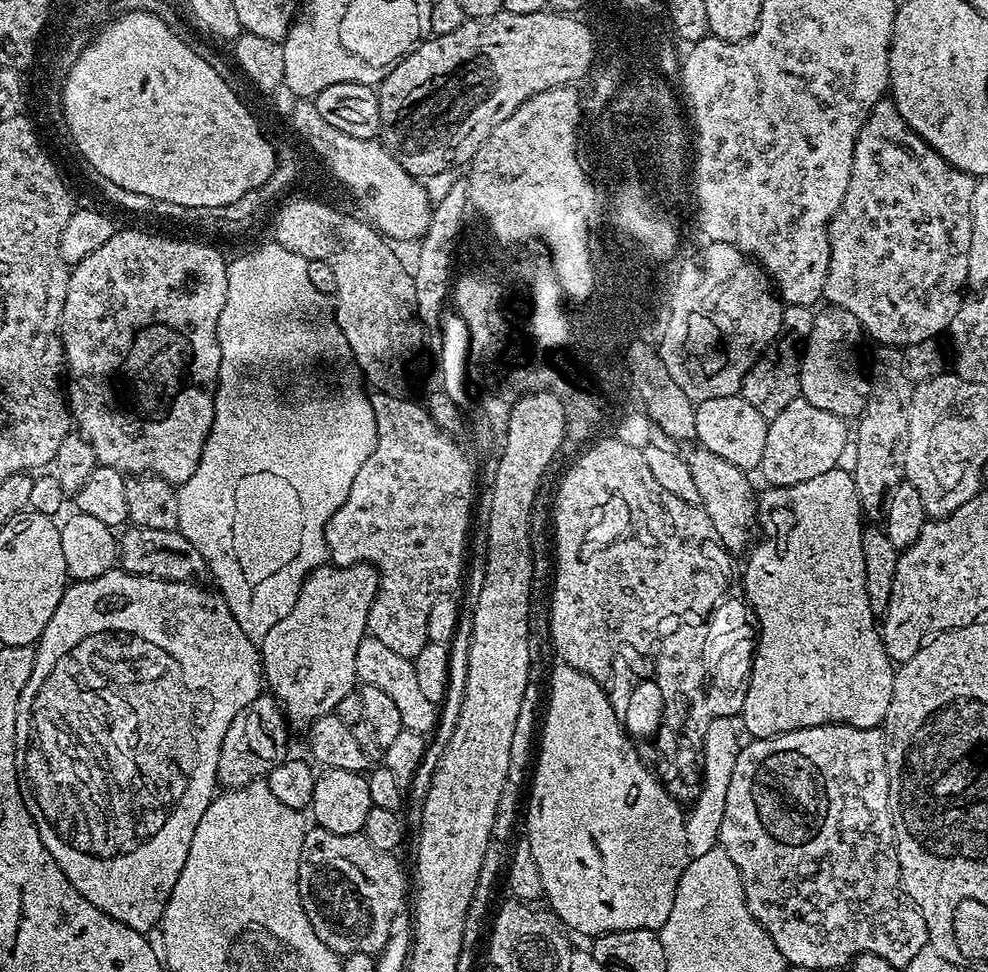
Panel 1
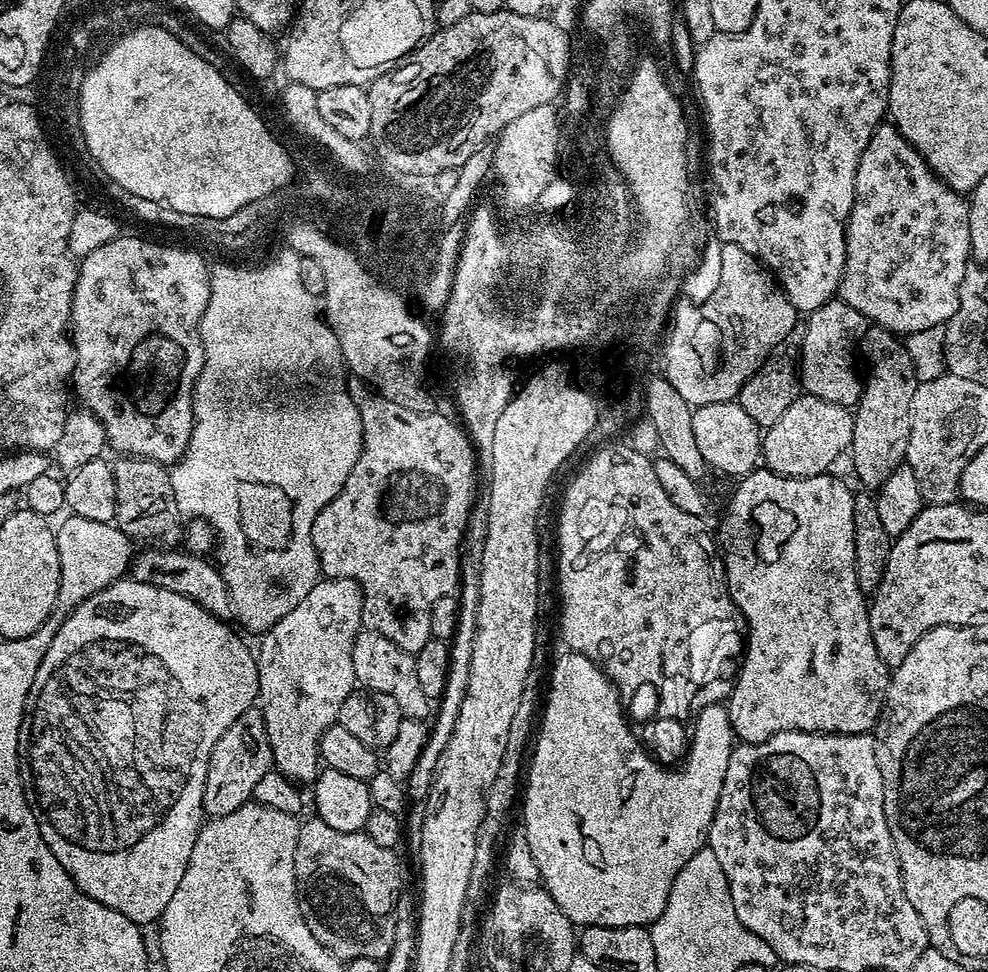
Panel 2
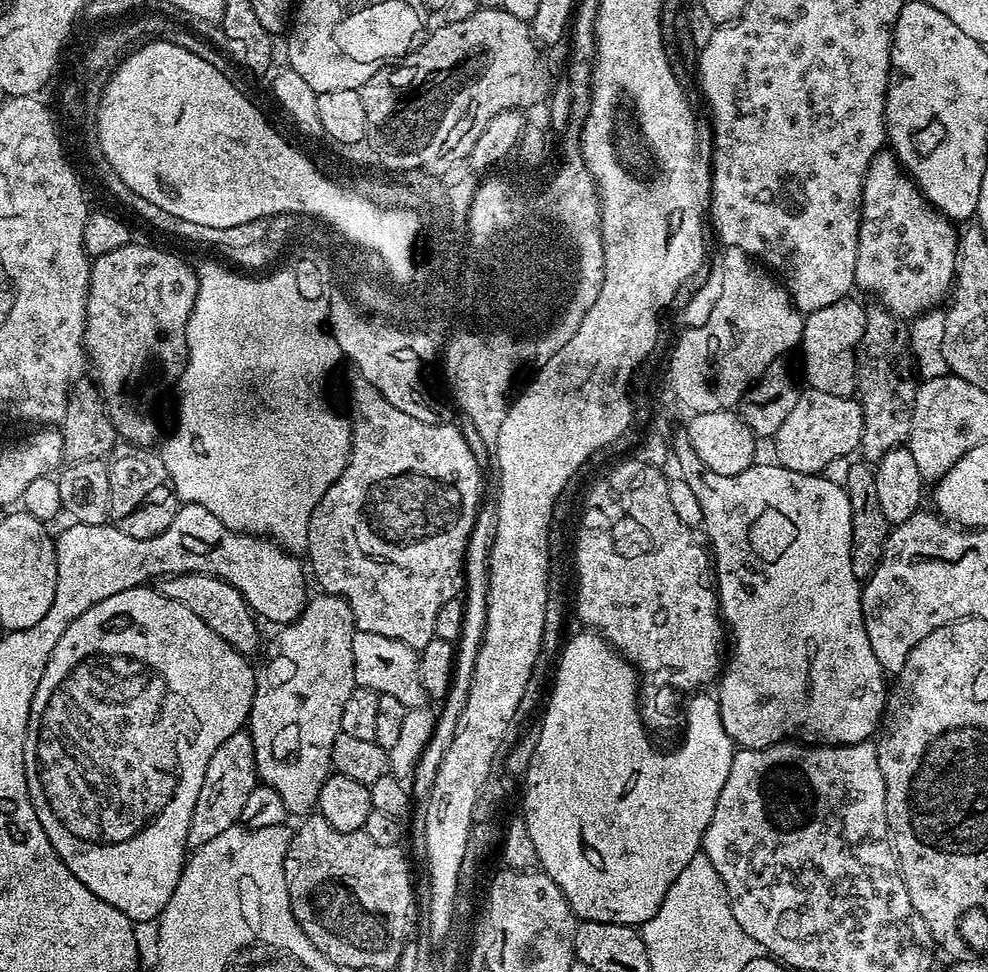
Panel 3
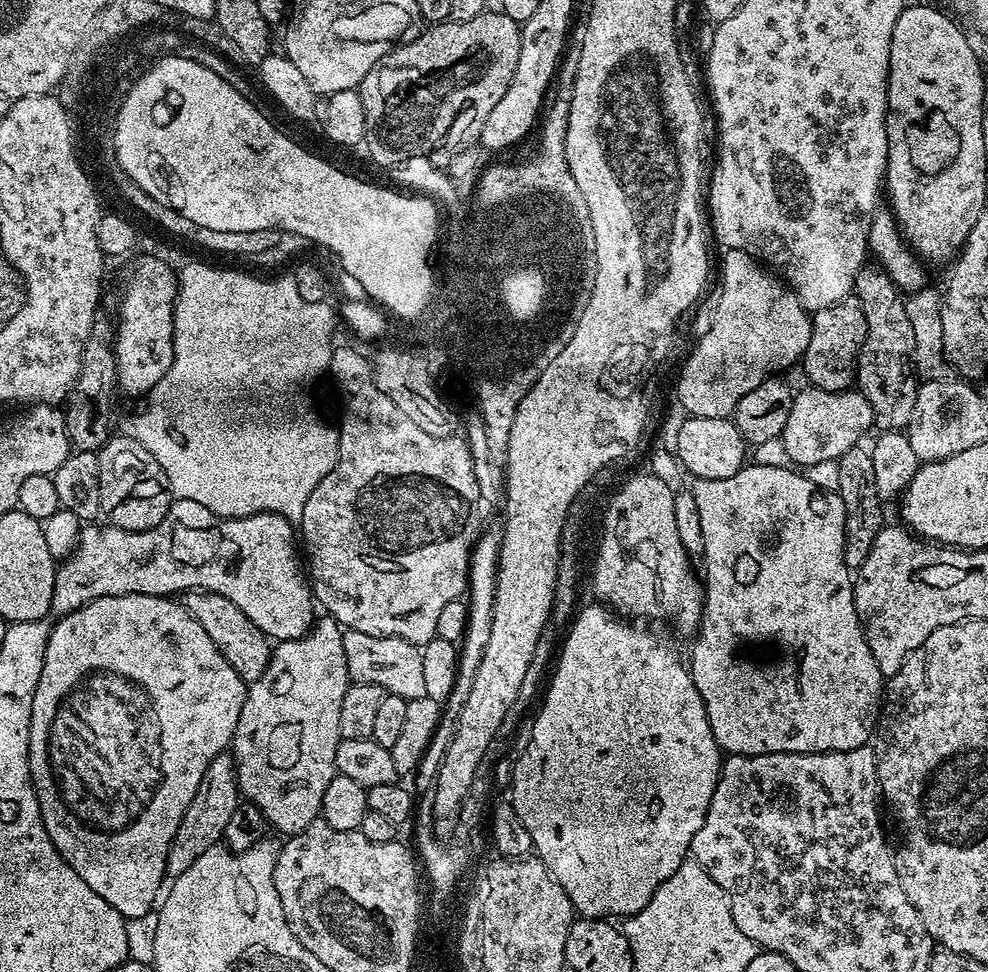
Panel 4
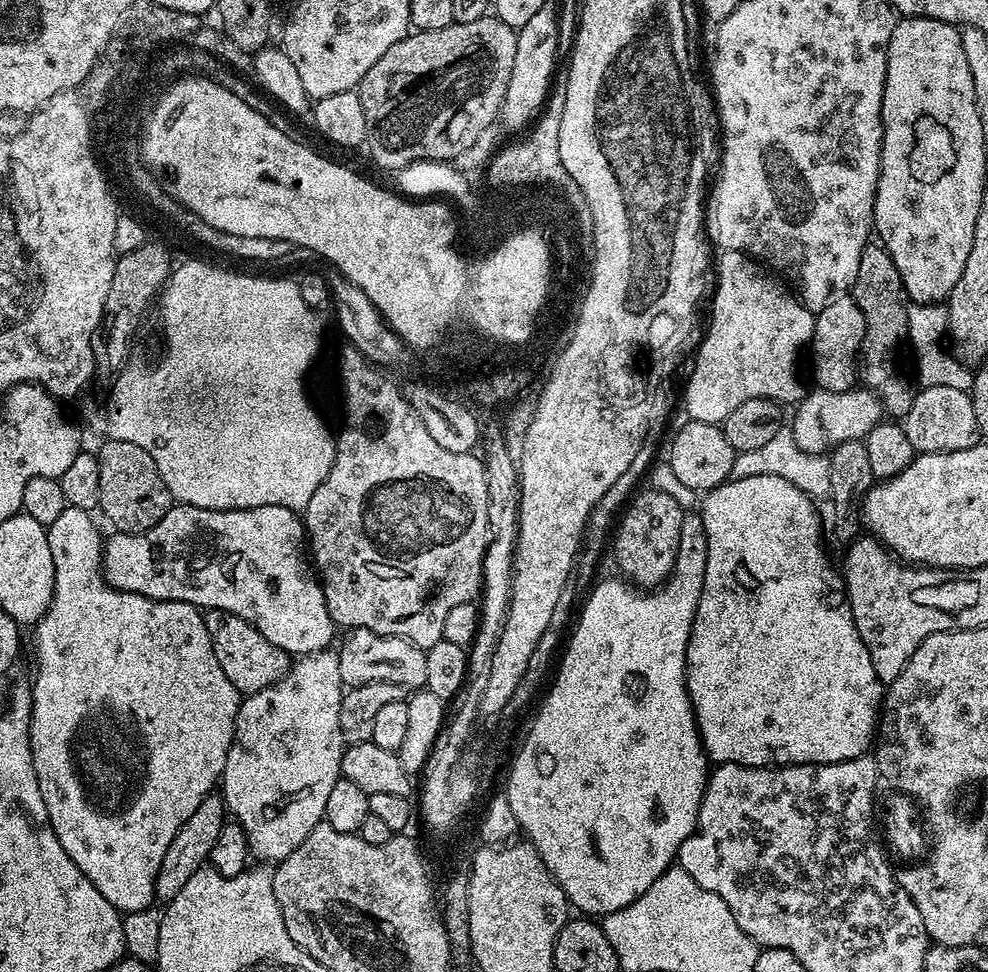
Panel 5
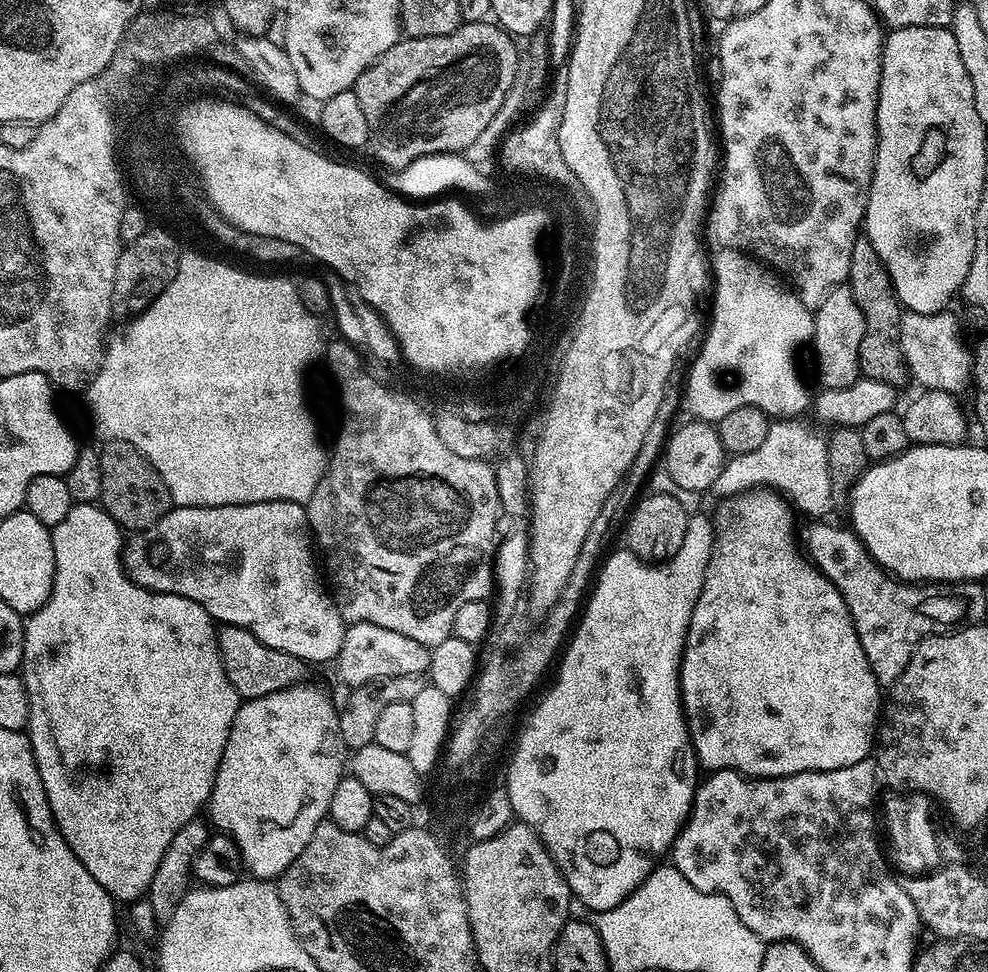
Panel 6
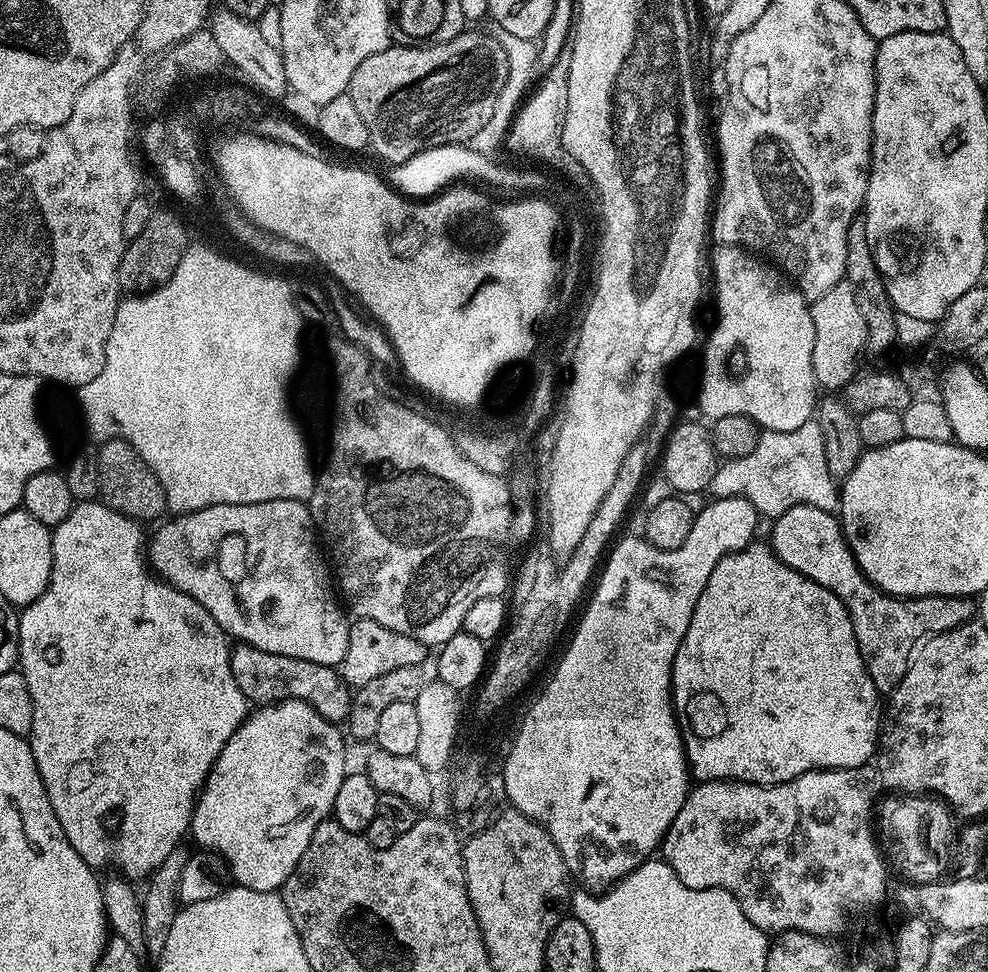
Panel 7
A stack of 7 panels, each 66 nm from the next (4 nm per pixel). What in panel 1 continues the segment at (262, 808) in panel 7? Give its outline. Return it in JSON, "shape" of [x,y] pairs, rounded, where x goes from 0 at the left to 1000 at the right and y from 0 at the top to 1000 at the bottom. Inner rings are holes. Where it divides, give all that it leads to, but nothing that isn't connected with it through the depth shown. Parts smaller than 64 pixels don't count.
{"shape":[[[329,578],[313,588],[302,611],[302,619],[289,636],[278,642],[269,652],[261,670],[265,680],[265,695],[279,718],[294,728],[296,736],[315,743],[323,737],[331,737],[341,731],[340,727],[361,707],[360,674],[362,665],[372,650],[372,633],[381,611],[385,608],[385,590],[376,579],[357,578],[351,583],[337,582]]]}

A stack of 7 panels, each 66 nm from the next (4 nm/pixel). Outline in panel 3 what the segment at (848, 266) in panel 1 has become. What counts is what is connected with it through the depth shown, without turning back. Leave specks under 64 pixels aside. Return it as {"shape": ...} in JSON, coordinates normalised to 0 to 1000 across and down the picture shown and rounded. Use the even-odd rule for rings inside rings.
{"shape":[[[892,154],[888,156],[887,162],[881,167],[877,175],[877,183],[872,191],[872,212],[870,213],[870,236],[868,237],[868,265],[864,270],[864,286],[866,287],[865,295],[871,296],[874,300],[884,300],[885,303],[891,305],[890,312],[899,321],[904,321],[906,325],[912,327],[926,327],[932,325],[934,321],[944,320],[951,308],[954,310],[961,303],[964,290],[968,286],[968,249],[970,246],[970,235],[965,227],[959,222],[953,221],[951,217],[940,210],[931,194],[928,193],[926,185],[916,177],[915,172],[907,163],[907,157],[902,154]]]}

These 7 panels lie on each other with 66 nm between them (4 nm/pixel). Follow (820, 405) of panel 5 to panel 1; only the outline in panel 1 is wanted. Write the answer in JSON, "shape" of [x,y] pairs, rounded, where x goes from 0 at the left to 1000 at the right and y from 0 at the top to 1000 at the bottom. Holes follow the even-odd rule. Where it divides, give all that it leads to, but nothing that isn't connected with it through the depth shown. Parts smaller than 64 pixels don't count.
{"shape":[[[808,409],[800,414],[796,422],[778,435],[768,489],[773,489],[781,502],[799,502],[820,496],[820,492],[828,492],[828,488],[836,488],[836,484],[847,480],[848,471],[860,454],[860,440],[854,436],[857,436],[855,429],[832,422],[819,412]]]}

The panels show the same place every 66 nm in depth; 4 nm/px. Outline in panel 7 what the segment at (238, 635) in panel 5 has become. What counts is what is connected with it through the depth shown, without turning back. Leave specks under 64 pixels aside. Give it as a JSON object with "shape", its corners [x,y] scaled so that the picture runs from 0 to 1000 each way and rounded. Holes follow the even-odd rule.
{"shape":[[[240,662],[233,673],[233,689],[237,693],[237,702],[241,702],[241,710],[245,710],[245,714],[256,725],[305,720],[318,726],[326,739],[338,746],[351,742],[357,713],[337,684],[310,681],[306,677],[289,677],[285,673],[273,673],[252,663]]]}

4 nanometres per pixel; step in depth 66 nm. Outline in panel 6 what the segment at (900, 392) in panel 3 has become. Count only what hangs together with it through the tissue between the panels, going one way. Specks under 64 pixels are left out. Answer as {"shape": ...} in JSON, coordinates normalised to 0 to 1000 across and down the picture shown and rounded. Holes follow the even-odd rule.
{"shape":[[[873,241],[867,242],[864,258],[860,261],[860,282],[857,295],[861,296],[864,311],[868,311],[872,319],[872,327],[877,331],[872,356],[868,356],[871,388],[897,393],[908,401],[914,400],[914,395],[920,394],[921,388],[919,377],[915,373],[915,365],[911,359],[913,314],[907,305],[897,274],[893,274],[893,265],[889,265],[889,257],[885,257],[879,244]]]}

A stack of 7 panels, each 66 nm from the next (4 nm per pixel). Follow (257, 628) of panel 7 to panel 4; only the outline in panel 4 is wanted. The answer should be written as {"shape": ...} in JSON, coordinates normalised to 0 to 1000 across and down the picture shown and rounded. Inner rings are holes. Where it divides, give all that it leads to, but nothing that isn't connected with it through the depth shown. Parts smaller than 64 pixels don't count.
{"shape":[[[178,512],[175,513],[168,533],[164,533],[160,541],[147,547],[133,547],[112,541],[100,543],[99,540],[100,538],[93,537],[82,542],[75,567],[57,585],[52,628],[54,635],[69,634],[72,630],[78,630],[84,621],[104,613],[144,611],[174,615],[187,609],[204,608],[233,615],[233,619],[241,622],[245,632],[249,632],[249,636],[253,636],[253,640],[257,640],[261,648],[265,648],[268,654],[279,660],[309,654],[318,641],[318,614],[302,567],[302,547],[297,536],[287,531],[276,527],[262,527],[238,535],[217,529],[200,516]]]}

